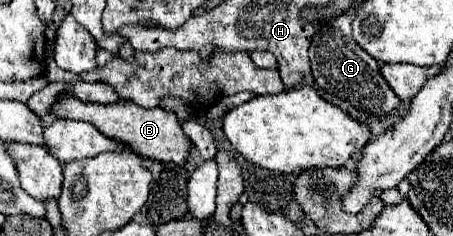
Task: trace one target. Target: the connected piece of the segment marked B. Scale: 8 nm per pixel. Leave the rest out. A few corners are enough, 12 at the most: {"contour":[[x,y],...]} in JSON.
{"contour":[[59,95],[51,113],[93,123],[141,157],[183,165],[173,113]]}

